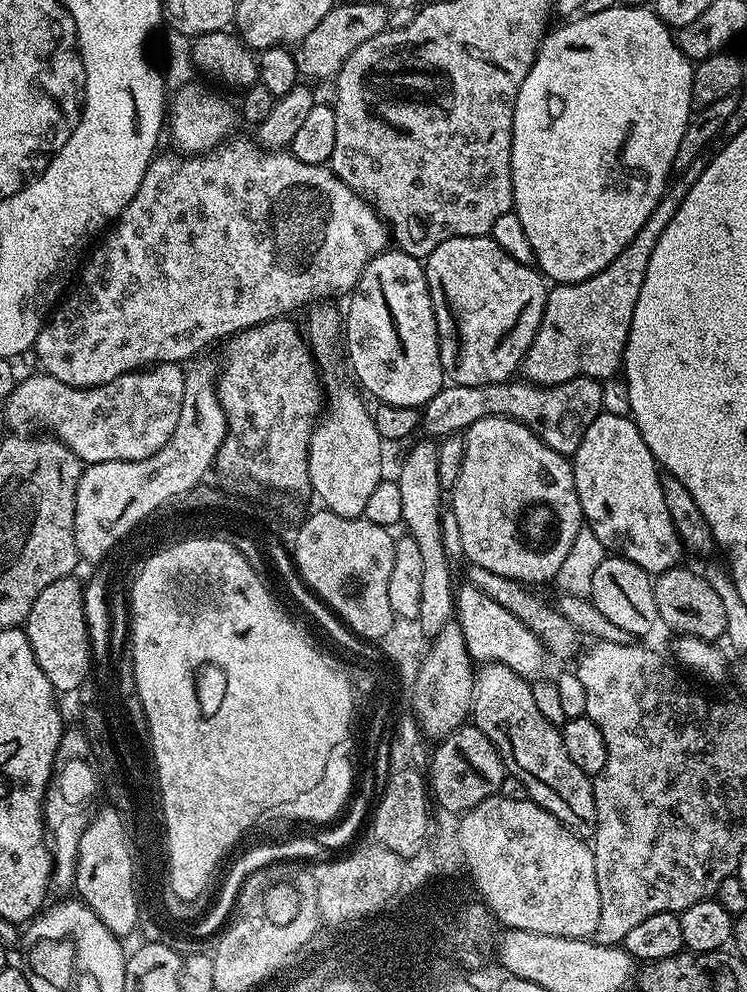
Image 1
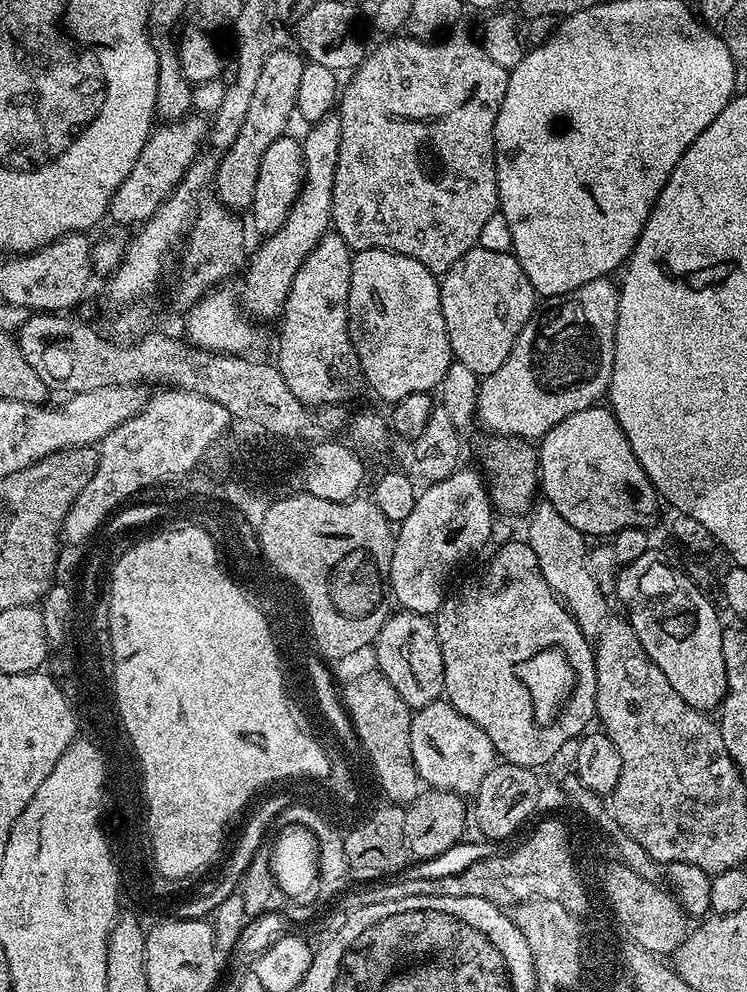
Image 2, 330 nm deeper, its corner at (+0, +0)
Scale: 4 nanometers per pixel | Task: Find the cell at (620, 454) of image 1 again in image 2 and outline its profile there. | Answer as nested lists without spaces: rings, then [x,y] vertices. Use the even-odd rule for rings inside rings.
[[[593,406],[570,414],[570,418],[562,418],[539,441],[538,451],[538,488],[543,499],[549,500],[554,510],[585,537],[612,538],[627,528],[648,530],[657,523],[661,504],[657,490],[638,458],[634,458],[634,450],[630,450],[630,442],[611,408]]]

